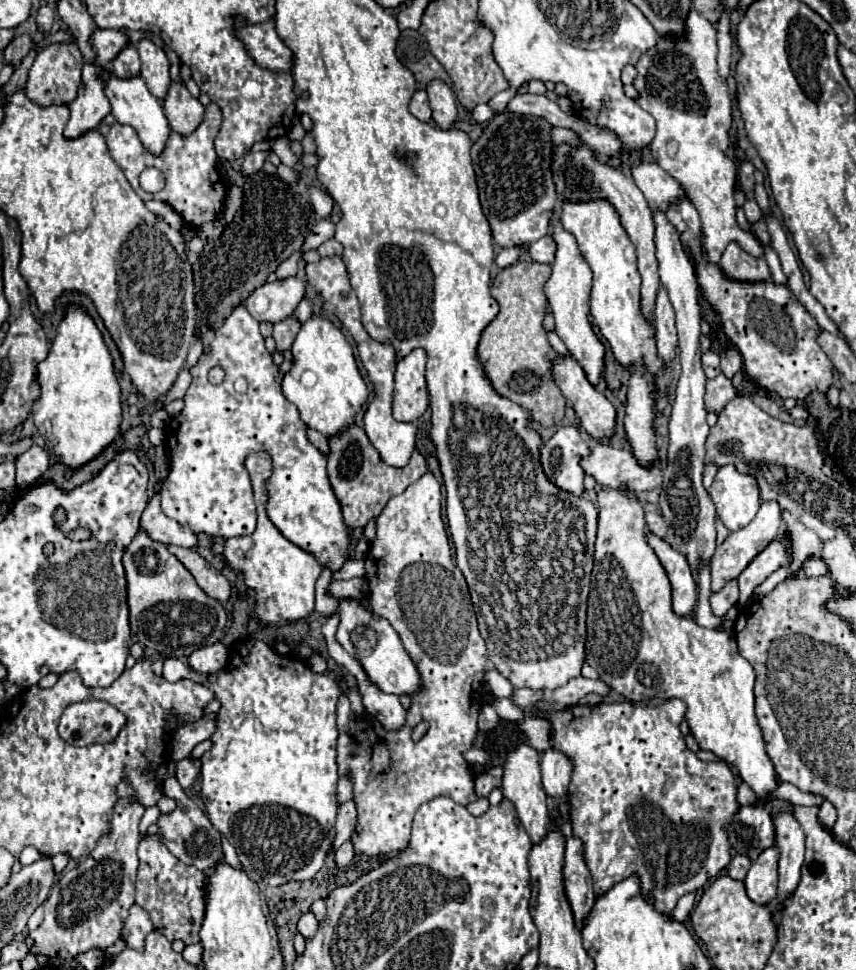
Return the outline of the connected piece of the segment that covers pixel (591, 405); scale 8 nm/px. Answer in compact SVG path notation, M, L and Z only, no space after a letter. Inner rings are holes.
M572 356L558 358L554 362L554 380L556 380L558 388L562 390L562 394L566 396L566 400L572 402L572 408L580 420L580 426L586 430L586 434L596 442L608 442L616 430L616 408L596 386L592 386L588 382L580 364L576 364L576 360Z

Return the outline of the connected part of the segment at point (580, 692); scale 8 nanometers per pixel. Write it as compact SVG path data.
M574 678L570 680L566 686L550 692L550 698L556 702L562 702L566 706L574 706L582 696L586 694L600 694L600 696L608 696L610 686L602 684L602 680L588 680L588 678Z

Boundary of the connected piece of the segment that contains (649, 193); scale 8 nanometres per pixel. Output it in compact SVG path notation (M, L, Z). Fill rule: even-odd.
M640 160L630 166L630 174L640 192L644 194L644 198L648 200L650 208L666 210L670 202L684 196L680 184L670 174L666 174L656 162Z

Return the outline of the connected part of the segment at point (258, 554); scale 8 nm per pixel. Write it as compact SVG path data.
M264 452L250 454L244 462L252 488L254 488L254 502L256 502L256 516L258 526L250 536L244 538L230 538L224 544L224 562L230 570L238 570L244 574L244 582L256 594L256 604L252 608L252 618L258 622L260 628L266 626L282 626L288 622L296 622L298 618L308 618L314 612L314 586L322 574L322 566L318 560L294 546L286 540L280 530L270 522L266 516L266 480L272 474L270 456Z

